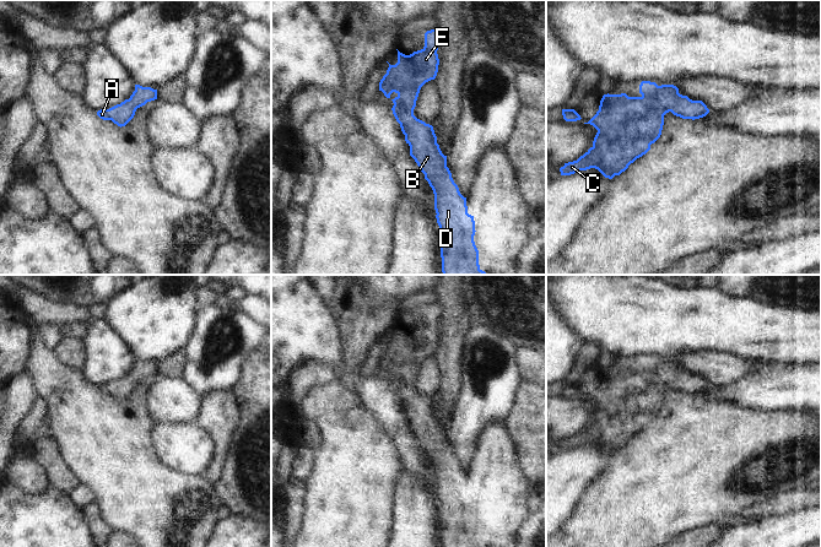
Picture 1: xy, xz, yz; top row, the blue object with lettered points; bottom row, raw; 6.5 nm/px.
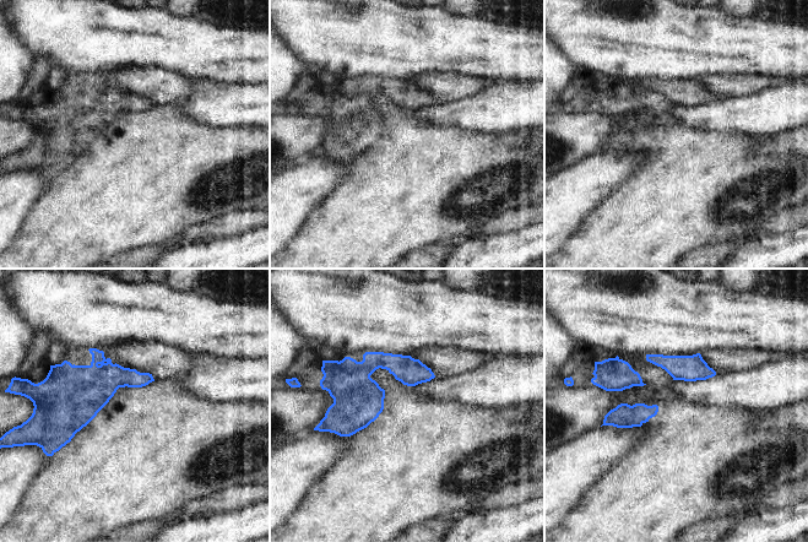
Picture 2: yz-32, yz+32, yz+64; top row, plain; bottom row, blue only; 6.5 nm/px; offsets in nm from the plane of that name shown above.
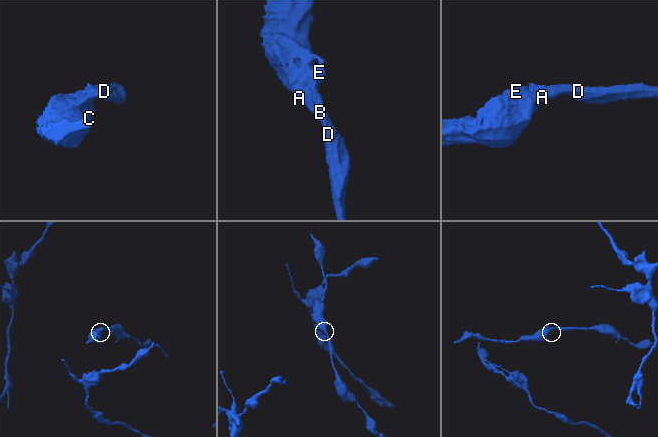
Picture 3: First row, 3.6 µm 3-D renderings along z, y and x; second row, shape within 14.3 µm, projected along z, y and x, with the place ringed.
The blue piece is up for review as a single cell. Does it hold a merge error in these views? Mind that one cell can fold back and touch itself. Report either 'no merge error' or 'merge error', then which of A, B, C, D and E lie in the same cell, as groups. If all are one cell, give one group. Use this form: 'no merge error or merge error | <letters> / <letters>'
no merge error | A B C D E

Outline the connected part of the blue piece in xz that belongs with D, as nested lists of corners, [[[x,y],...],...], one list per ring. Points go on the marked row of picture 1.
[[[437,28],[427,31],[425,47],[410,55],[398,50],[398,63],[389,64],[379,91],[387,98],[393,92],[398,94],[391,99],[393,114],[410,146],[410,156],[433,190],[443,275],[486,275],[479,265],[479,250],[474,242],[475,221],[468,213],[466,197],[452,178],[433,126],[414,115],[421,87],[434,80],[438,72],[438,34]]]

